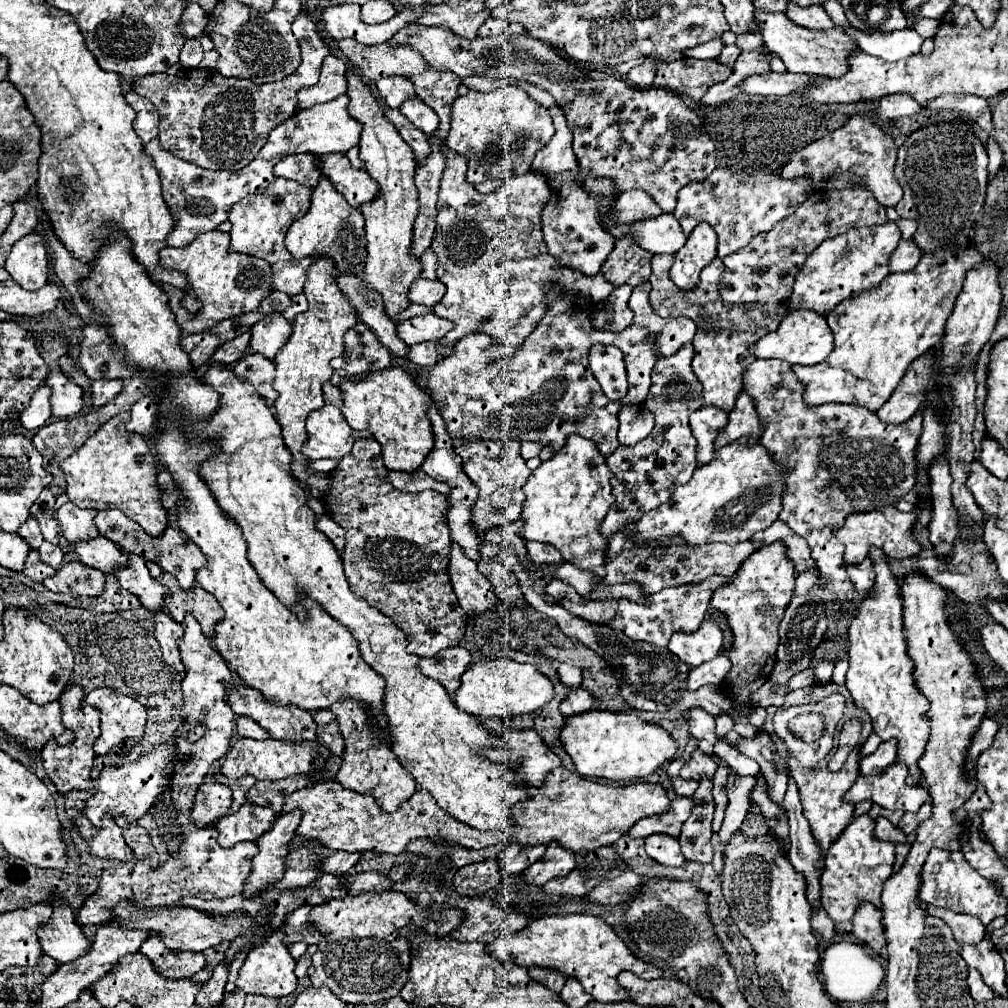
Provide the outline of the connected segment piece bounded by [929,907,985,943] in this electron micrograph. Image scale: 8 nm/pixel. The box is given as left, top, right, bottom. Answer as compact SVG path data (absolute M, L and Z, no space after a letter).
M929 907L929 915L941 917L953 929L957 943L979 943L985 935L985 925L977 917L937 907Z

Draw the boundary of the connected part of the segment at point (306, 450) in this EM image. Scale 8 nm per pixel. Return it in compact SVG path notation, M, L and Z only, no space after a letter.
M325 383L325 405L323 409L317 409L313 411L309 417L307 417L307 441L301 449L301 453L309 459L309 461L317 461L317 459L341 459L345 457L353 443L359 439L359 437L371 437L369 433L365 431L355 431L347 425L343 413L341 413L341 407L343 407L343 393L339 387L333 387L331 383Z

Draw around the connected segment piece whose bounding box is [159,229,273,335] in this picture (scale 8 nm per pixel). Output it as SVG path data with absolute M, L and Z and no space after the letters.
M207 231L195 237L191 245L175 249L175 247L165 247L159 255L159 263L165 269L175 269L185 273L187 277L187 287L195 295L195 299L201 303L201 309L197 313L189 313L183 307L183 299L187 297L187 291L179 291L173 285L161 285L163 291L169 295L169 307L175 313L177 325L185 335L189 333L201 333L219 323L221 319L229 319L247 311L255 311L257 305L273 291L271 283L271 265L263 259L245 255L245 253L227 253L229 245L229 235L221 231Z

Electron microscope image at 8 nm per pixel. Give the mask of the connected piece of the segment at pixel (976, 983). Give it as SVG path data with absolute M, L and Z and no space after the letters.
M969 969L969 977L967 977L967 983L969 983L969 989L971 989L971 997L981 1003L981 1001L987 1001L987 999L993 999L995 997L995 991L979 977L977 969Z

